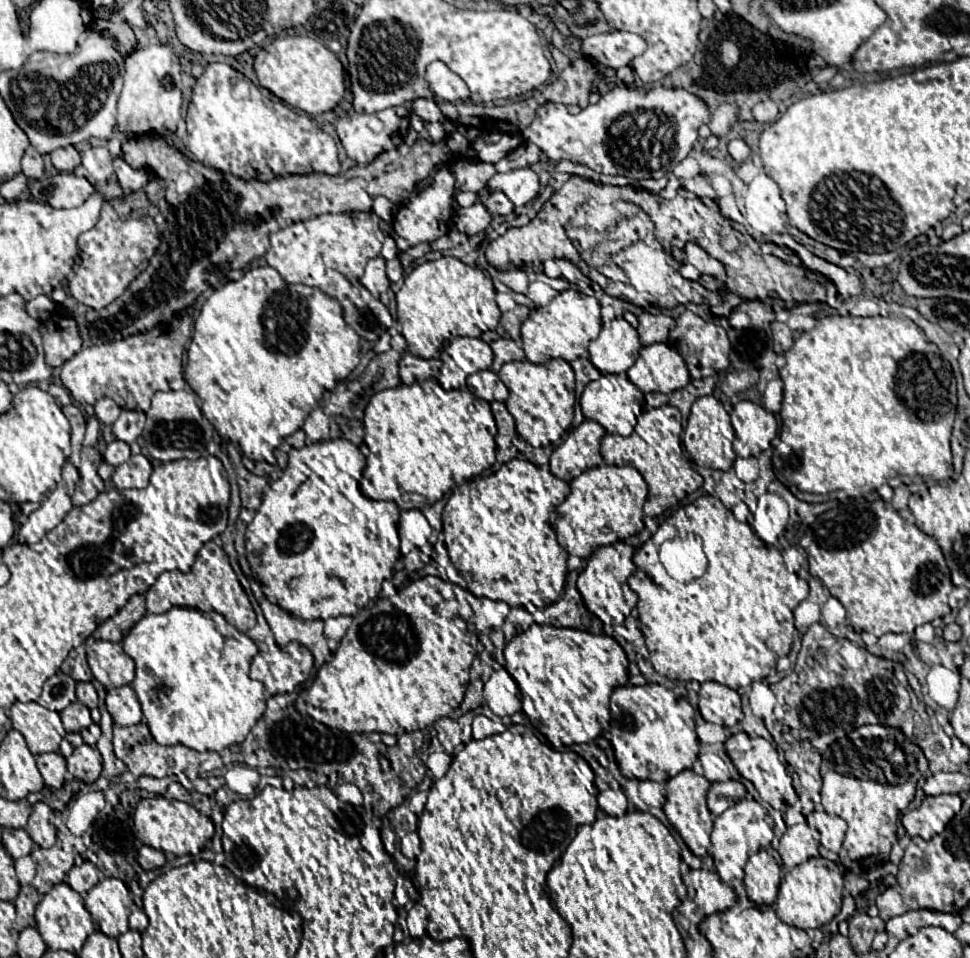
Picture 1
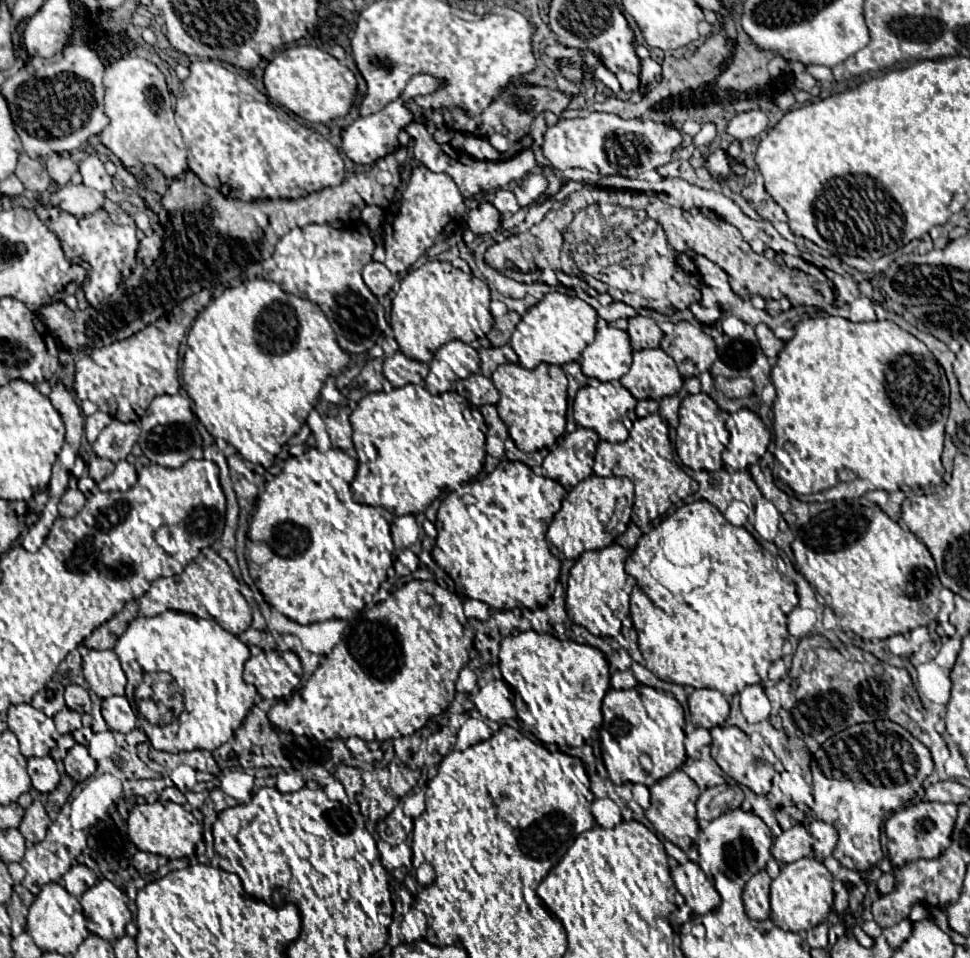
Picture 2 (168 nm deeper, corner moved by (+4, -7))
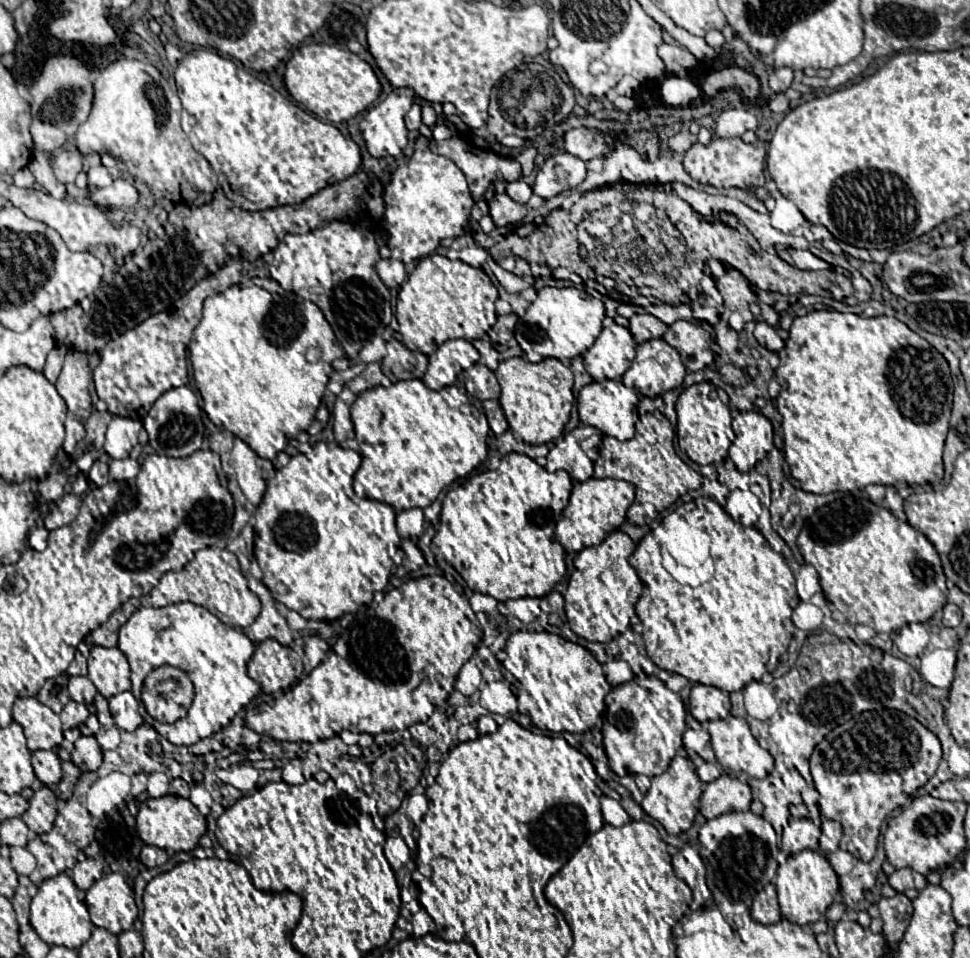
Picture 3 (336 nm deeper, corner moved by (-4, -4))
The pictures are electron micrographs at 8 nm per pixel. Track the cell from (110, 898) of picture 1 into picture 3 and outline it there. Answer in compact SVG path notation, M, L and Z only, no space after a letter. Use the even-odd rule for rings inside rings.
M118 873L98 879L86 891L86 907L90 909L92 923L114 935L128 931L138 919L134 892Z

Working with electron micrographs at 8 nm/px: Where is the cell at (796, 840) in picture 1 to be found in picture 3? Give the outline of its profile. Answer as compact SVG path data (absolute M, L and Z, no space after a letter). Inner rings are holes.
M790 819L782 835L782 851L786 855L798 853L802 849L816 849L820 839L820 827L812 819Z

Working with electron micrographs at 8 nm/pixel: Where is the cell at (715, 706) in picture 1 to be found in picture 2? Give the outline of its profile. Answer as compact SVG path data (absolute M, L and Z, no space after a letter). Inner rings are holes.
M712 688L694 690L688 698L688 708L690 708L692 724L706 730L714 726L724 726L730 714L728 700L718 690Z

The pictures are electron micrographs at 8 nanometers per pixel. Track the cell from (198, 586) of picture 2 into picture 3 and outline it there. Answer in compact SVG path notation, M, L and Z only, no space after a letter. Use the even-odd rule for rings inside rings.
M218 547L202 549L182 571L166 573L160 579L160 583L150 591L150 597L146 595L146 599L150 599L152 607L166 607L180 601L192 601L200 607L206 607L222 623L238 629L248 627L260 613L260 599L248 589L246 577L240 571L236 555Z

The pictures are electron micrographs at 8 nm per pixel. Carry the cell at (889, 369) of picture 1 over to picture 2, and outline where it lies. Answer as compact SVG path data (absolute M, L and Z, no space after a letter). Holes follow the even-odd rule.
M826 316L802 320L794 330L794 338L786 342L770 374L776 388L772 406L775 480L787 484L798 500L807 503L851 500L875 490L868 492L866 498L898 521L904 498L920 501L923 489L946 484L942 481L940 456L950 388L940 372L940 364L918 338L892 320L854 324L846 318ZM896 490L903 497L899 502L890 498L889 493Z

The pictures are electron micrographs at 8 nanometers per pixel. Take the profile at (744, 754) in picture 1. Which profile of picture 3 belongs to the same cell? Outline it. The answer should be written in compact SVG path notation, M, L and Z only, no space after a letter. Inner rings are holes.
M728 715L708 723L710 743L724 769L746 771L752 777L766 777L774 769L772 755L758 745L746 719Z

